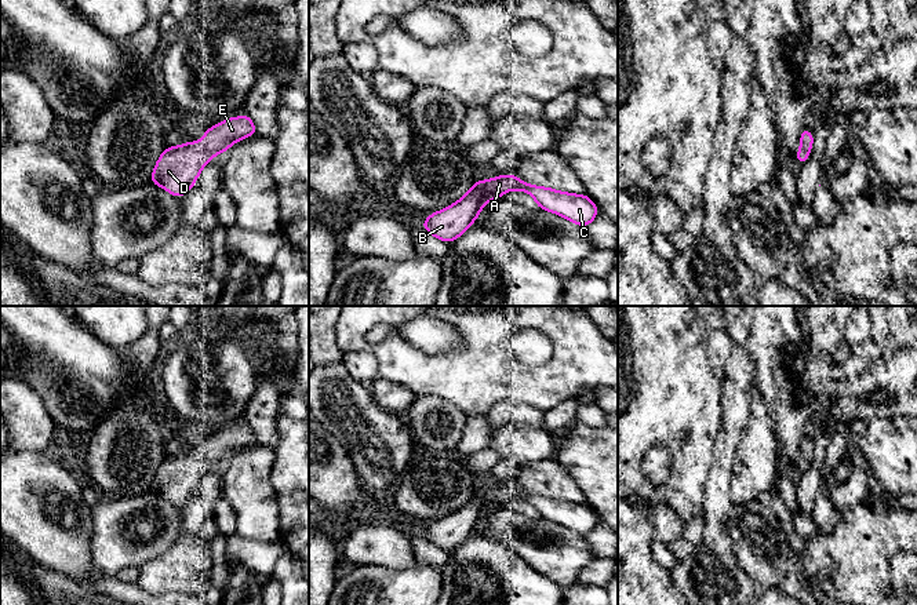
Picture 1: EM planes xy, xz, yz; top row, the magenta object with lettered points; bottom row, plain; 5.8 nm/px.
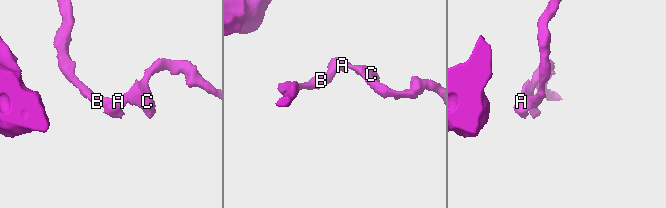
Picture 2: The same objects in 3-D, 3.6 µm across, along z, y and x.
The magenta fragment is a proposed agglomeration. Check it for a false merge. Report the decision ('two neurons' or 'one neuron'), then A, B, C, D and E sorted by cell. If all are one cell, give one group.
one neuron; A B C D E

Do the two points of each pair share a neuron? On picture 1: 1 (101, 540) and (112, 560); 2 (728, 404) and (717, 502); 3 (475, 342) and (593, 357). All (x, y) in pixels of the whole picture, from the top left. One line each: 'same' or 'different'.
1: same
2: same
3: same

